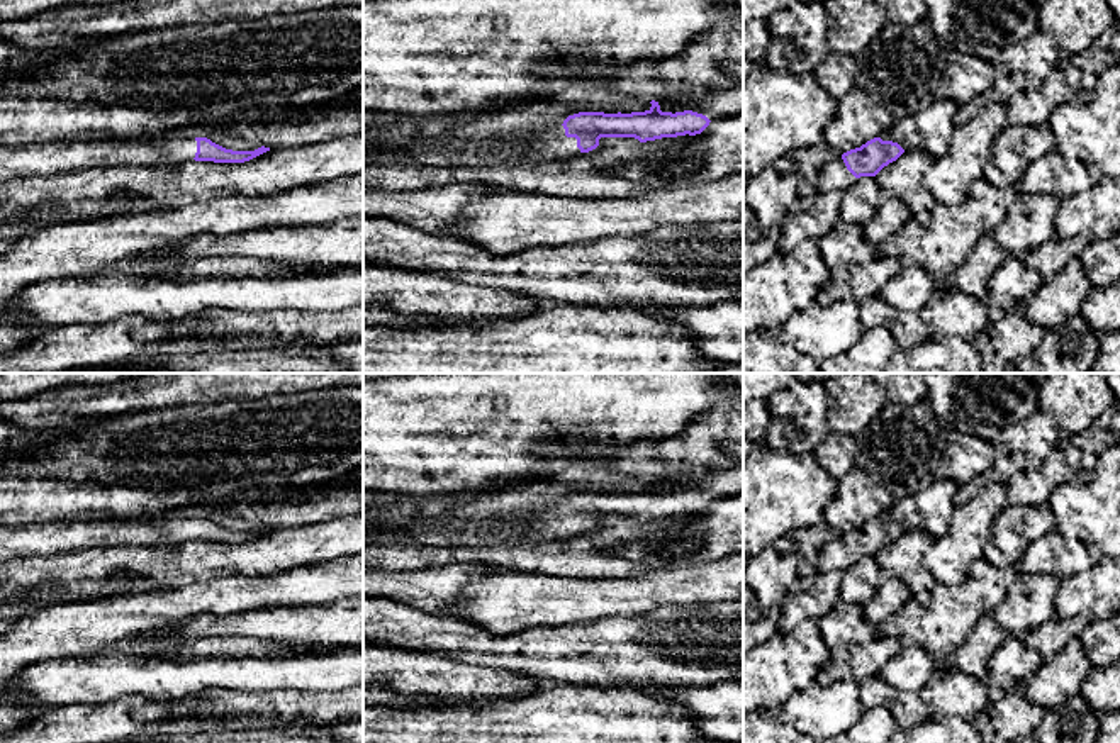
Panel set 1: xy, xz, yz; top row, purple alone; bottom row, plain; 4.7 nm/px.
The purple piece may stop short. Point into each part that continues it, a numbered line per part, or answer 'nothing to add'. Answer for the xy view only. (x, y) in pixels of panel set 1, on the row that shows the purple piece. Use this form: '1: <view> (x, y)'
1: xy (168, 151)

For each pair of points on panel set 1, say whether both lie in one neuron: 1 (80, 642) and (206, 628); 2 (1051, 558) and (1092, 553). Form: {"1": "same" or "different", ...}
{"1": "different", "2": "same"}

